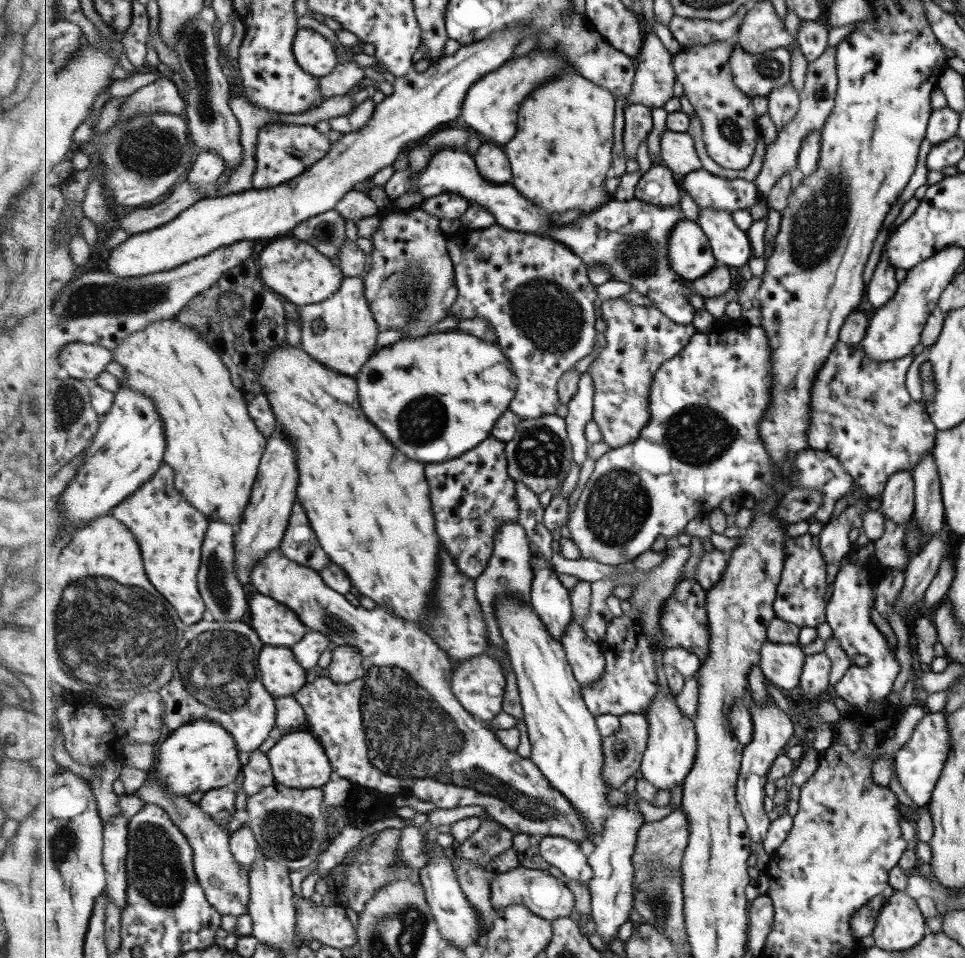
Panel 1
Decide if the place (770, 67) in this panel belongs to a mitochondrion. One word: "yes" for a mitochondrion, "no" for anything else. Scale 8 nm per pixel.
yes

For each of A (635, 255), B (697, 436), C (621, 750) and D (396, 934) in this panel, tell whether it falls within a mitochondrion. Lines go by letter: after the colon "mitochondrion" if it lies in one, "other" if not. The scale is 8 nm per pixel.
A: mitochondrion
B: mitochondrion
C: mitochondrion
D: mitochondrion

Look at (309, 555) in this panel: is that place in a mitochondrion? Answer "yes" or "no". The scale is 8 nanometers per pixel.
no

